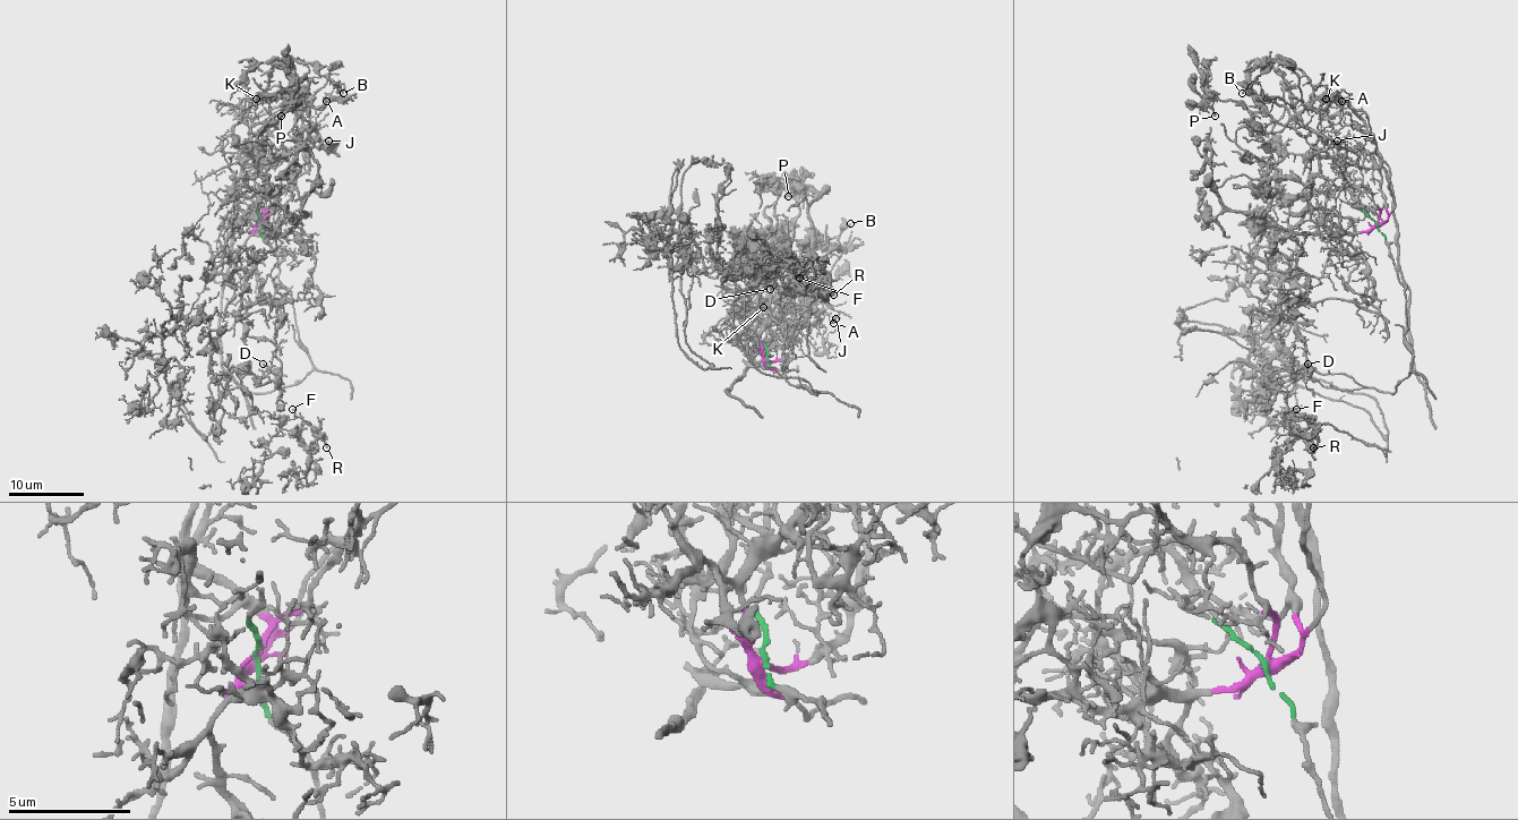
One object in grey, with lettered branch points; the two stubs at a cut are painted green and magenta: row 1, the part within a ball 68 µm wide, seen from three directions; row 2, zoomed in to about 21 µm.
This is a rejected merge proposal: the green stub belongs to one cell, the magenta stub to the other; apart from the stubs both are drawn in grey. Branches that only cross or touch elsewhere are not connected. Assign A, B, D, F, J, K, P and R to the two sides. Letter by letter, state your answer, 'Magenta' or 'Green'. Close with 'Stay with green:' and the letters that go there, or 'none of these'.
A: Magenta
B: Magenta
D: Green
F: Green
J: Magenta
K: Magenta
P: Magenta
R: Green
Stay with green: D, F, R

